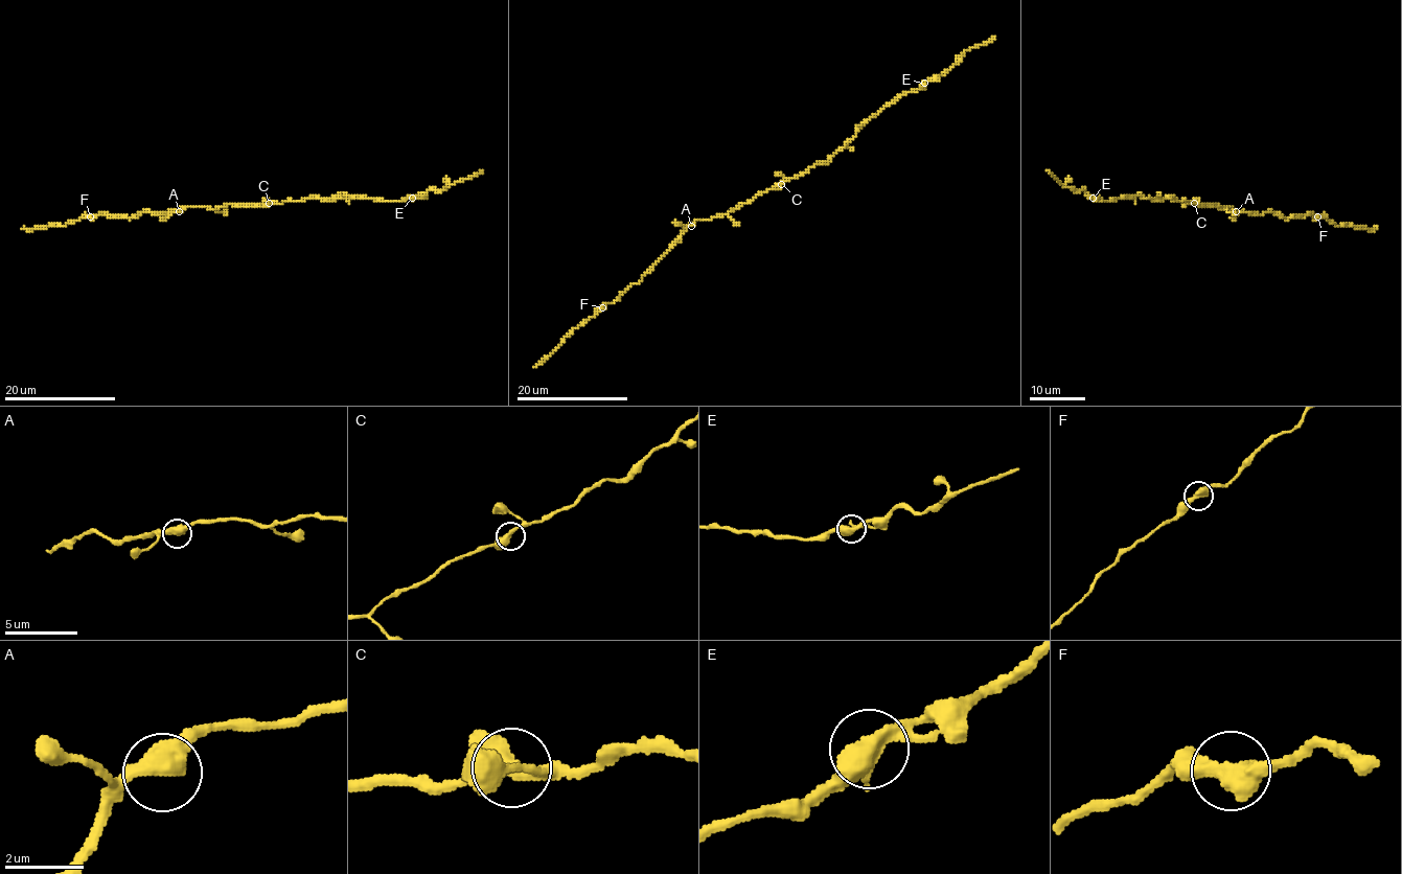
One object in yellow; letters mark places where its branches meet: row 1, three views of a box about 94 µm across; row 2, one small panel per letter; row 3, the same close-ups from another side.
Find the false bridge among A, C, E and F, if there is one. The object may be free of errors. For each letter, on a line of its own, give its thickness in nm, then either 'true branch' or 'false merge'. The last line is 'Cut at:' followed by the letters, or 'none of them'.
A: 480 nm thick; true branch
C: 440 nm thick; true branch
E: 440 nm thick; true branch
F: 480 nm thick; true branch
Cut at: none of them

